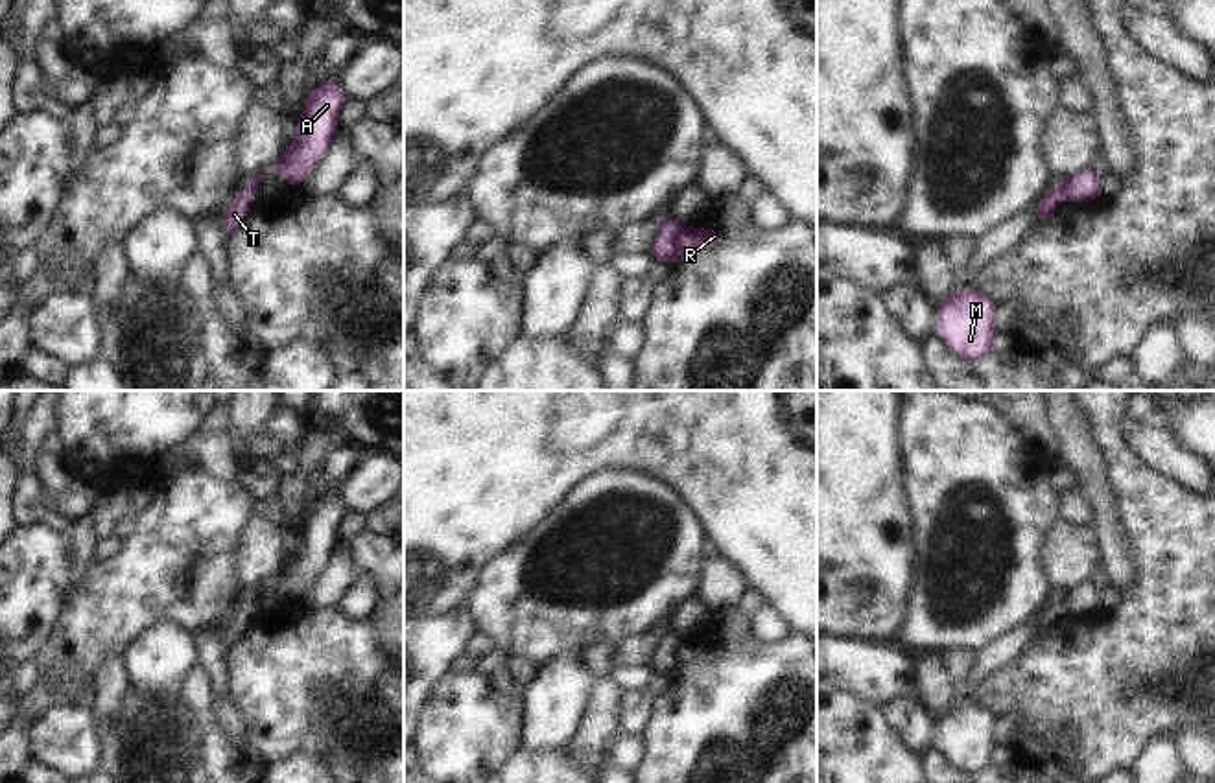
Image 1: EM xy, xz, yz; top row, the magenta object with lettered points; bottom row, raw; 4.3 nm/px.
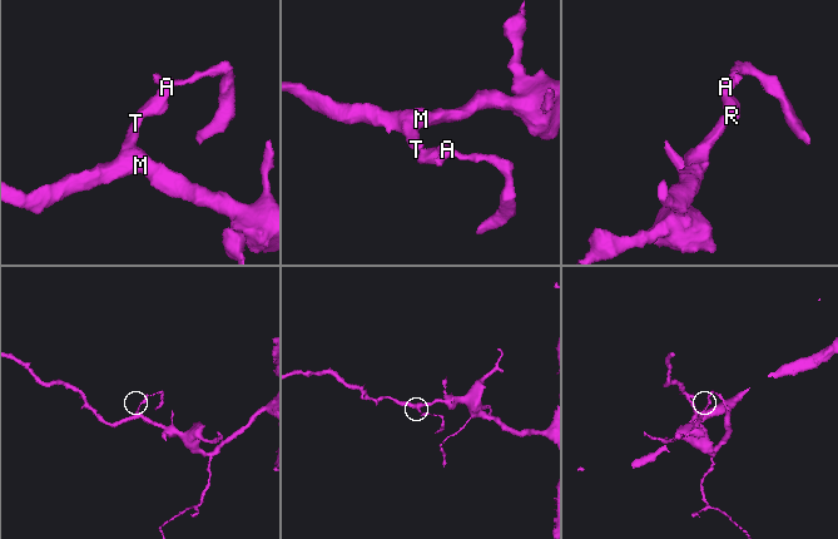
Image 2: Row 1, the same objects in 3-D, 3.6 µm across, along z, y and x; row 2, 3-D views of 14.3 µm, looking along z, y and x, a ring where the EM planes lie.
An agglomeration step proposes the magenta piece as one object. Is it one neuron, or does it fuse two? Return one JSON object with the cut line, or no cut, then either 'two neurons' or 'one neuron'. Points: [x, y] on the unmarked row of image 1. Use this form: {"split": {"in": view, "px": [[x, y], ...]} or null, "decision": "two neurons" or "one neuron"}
{"split": {"in": "yz", "px": [[1055, 601], [1062, 610]]}, "decision": "two neurons"}

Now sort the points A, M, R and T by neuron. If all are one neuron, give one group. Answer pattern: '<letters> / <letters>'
A R / M T

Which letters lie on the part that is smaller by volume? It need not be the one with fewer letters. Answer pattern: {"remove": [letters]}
{"remove": ["A", "R"]}

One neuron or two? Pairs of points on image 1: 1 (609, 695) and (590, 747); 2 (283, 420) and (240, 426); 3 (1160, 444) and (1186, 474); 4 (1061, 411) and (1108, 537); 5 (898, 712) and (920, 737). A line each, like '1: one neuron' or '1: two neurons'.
1: one neuron
2: two neurons
3: one neuron
4: one neuron
5: one neuron

